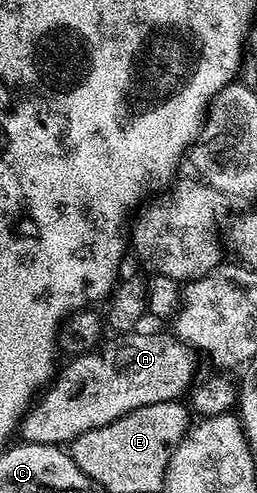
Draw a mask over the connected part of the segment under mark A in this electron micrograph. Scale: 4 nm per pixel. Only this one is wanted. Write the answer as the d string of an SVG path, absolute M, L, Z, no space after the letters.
M140 333L113 337L113 342L105 341L89 354L77 354L65 361L68 363L59 367L43 393L24 411L19 437L25 442L60 446L138 408L183 399L197 377L197 355L192 347L171 333Z

